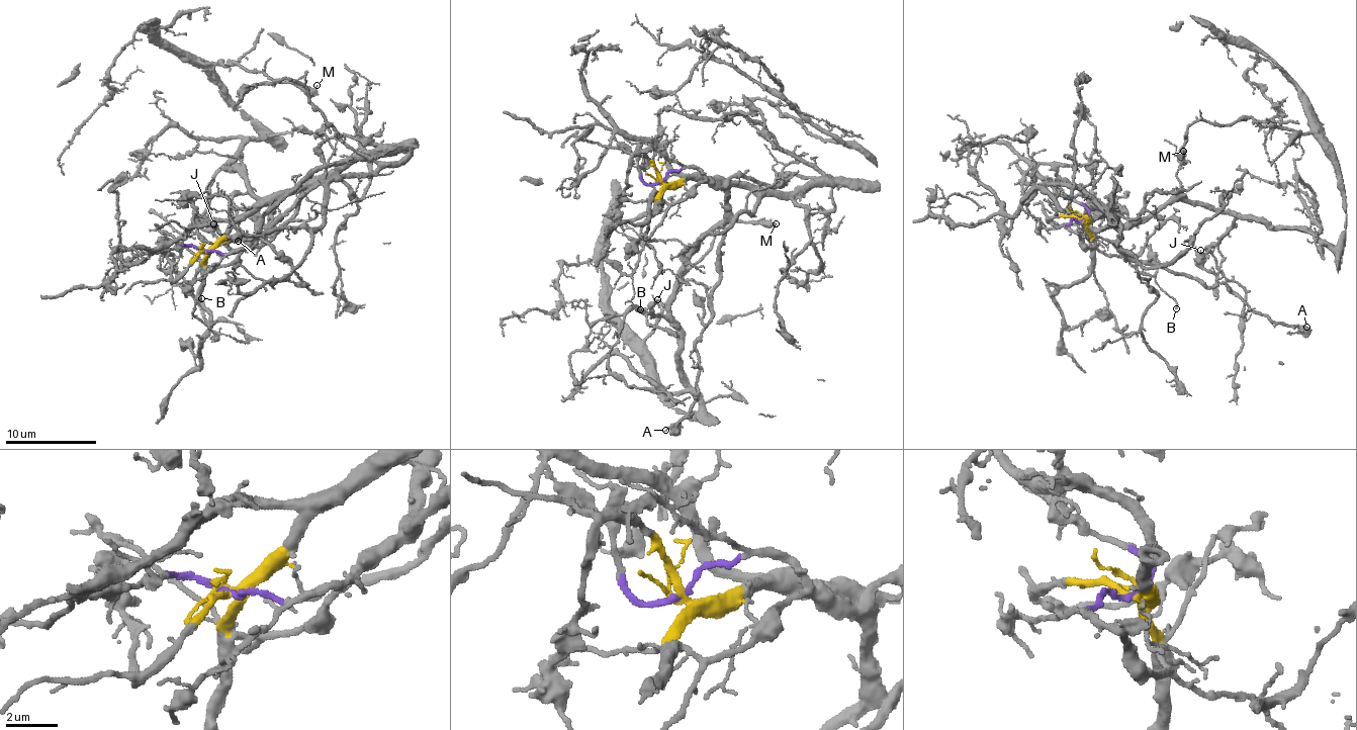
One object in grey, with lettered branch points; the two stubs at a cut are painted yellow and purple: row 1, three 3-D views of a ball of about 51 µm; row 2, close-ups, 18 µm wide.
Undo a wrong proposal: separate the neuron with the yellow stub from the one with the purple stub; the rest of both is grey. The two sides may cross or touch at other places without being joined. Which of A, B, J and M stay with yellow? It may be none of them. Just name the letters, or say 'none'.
A

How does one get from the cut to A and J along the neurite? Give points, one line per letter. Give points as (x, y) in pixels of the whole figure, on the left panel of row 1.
A: (203, 250), (264, 203), (299, 191), (284, 226), (270, 235), (262, 224), (262, 238), (238, 241)
J: (203, 250), (249, 246), (272, 205), (225, 165), (196, 222), (214, 222)

